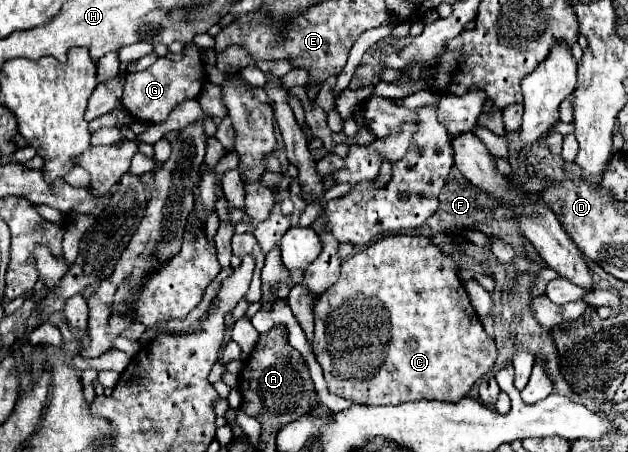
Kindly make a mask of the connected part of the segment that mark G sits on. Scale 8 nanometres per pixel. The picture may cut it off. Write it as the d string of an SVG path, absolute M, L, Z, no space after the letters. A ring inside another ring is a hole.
M191 42L183 48L181 60L159 58L151 68L143 72L133 72L133 74L127 72L121 104L133 118L141 122L159 124L169 116L169 112L177 104L189 98L197 98L203 86L205 86L205 74L203 74L203 62L201 62L201 48Z

